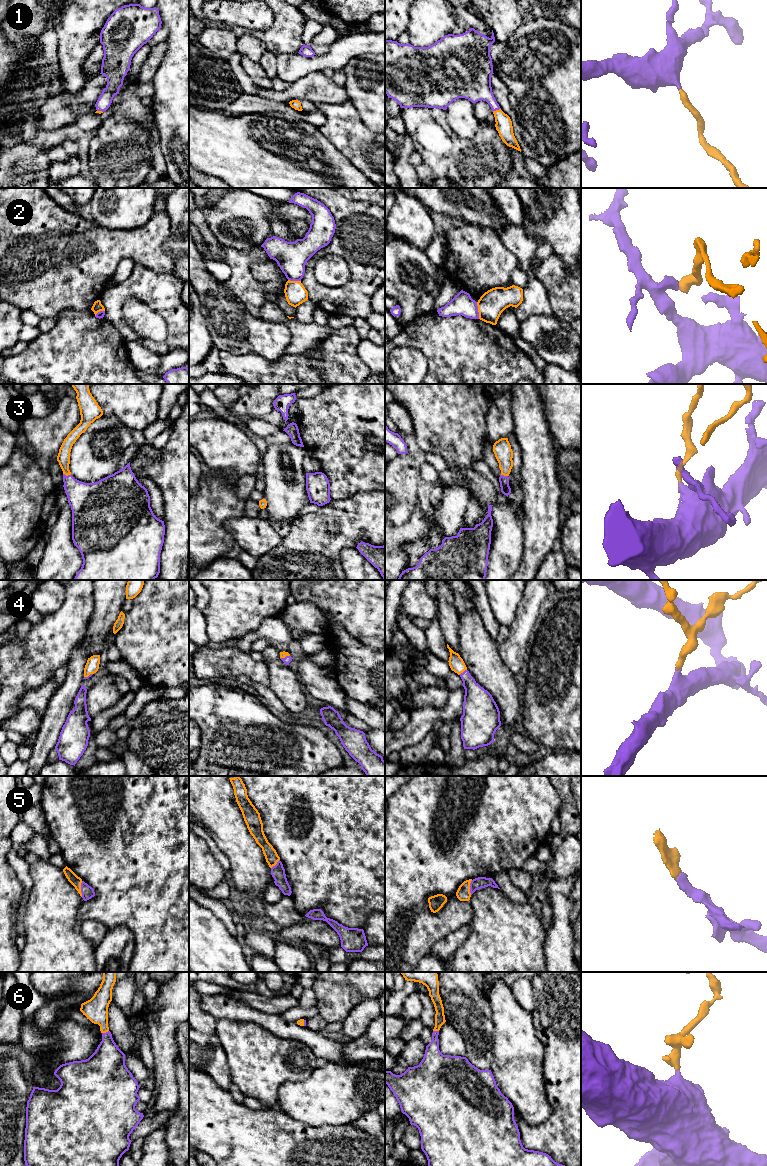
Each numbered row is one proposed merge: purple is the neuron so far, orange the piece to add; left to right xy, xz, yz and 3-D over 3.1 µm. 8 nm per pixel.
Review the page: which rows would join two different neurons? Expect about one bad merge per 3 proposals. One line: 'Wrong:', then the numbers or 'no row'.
Wrong: 2

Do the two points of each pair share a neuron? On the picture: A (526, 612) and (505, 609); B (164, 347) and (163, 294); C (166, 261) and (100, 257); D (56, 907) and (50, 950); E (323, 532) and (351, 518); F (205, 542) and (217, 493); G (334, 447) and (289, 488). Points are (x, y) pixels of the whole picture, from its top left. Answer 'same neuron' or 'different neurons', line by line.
A: different neurons
B: same neuron
C: same neuron
D: same neuron
E: same neuron
F: same neuron
G: different neurons

